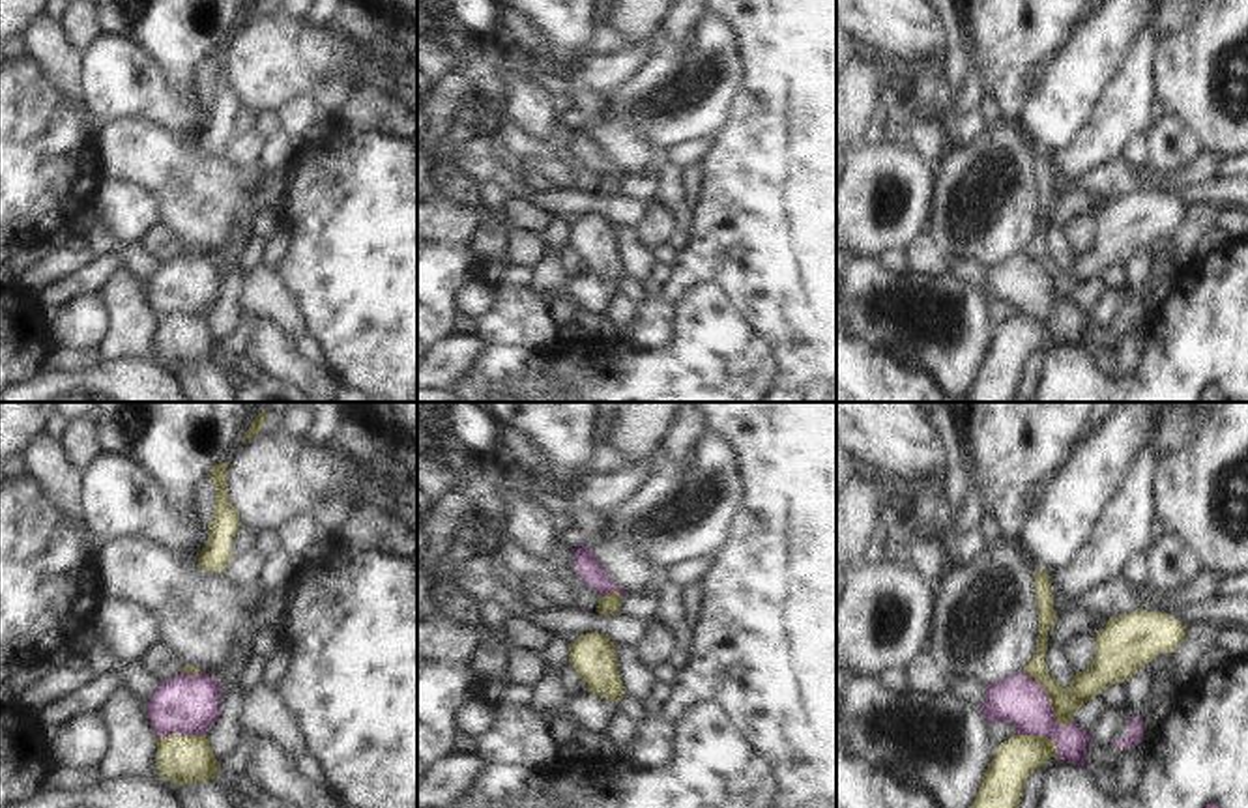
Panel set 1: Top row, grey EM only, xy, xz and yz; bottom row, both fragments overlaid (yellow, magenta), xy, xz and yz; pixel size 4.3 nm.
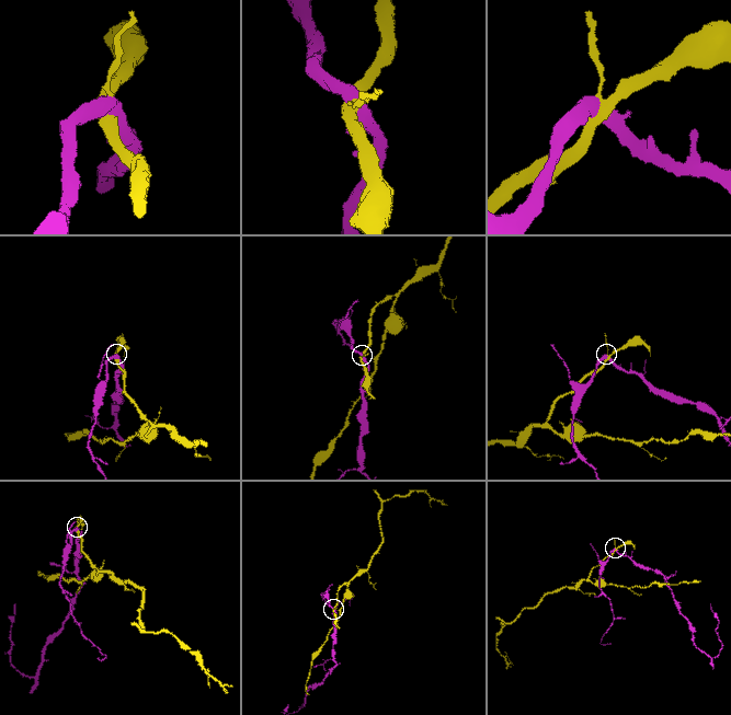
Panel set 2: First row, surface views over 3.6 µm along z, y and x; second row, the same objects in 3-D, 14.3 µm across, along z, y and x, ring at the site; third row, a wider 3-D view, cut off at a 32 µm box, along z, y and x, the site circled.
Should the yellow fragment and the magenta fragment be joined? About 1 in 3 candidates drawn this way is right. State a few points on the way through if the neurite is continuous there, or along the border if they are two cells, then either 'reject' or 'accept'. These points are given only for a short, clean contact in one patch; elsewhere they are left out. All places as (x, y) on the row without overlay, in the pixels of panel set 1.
border yz (1022, 253), (1048, 277), (1054, 300), (1059, 305), (1069, 305); reject

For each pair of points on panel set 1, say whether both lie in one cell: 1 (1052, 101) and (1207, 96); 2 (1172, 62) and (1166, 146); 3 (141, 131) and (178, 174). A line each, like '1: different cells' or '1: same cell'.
1: different cells
2: different cells
3: same cell

